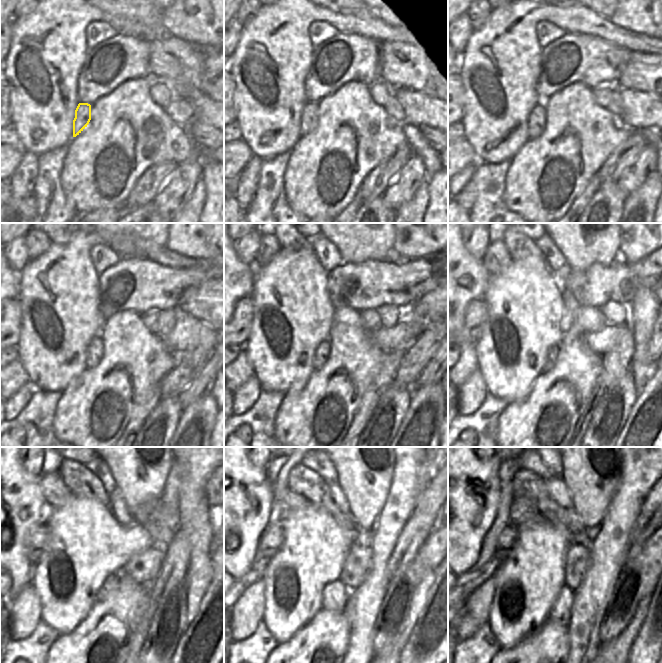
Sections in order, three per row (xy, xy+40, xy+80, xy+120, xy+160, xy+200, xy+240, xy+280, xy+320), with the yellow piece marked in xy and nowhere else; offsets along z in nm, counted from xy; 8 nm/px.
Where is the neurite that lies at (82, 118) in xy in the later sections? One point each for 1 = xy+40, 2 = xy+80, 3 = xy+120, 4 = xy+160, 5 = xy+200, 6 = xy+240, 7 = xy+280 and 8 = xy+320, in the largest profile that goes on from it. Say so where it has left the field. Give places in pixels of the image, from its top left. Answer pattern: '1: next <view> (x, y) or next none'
1: next xy+40 (309, 113)
2: next xy+80 (536, 122)
3: next xy+120 (95, 349)
4: next xy+160 (321, 353)
5: next xy+200 (553, 351)
6: next xy+240 (111, 583)
7: next xy+280 (335, 595)
8: next xy+320 (560, 612)

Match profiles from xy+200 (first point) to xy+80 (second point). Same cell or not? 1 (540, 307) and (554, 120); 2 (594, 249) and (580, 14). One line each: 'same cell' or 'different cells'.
1: different cells
2: different cells

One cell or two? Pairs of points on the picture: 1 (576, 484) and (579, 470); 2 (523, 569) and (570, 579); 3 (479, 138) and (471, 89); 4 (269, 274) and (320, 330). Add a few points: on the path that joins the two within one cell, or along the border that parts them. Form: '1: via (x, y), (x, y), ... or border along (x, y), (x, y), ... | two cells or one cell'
1: via (579, 481), (579, 473) | one cell
2: border along (565, 554), (564, 584) | two cells
3: via (479, 126), (479, 101) | one cell
4: via (283, 288), (290, 295), (290, 300), (306, 316) | one cell

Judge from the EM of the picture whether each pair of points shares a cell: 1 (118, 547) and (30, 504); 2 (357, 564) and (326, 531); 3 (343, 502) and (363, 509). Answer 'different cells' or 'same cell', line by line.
1: different cells
2: different cells
3: different cells

